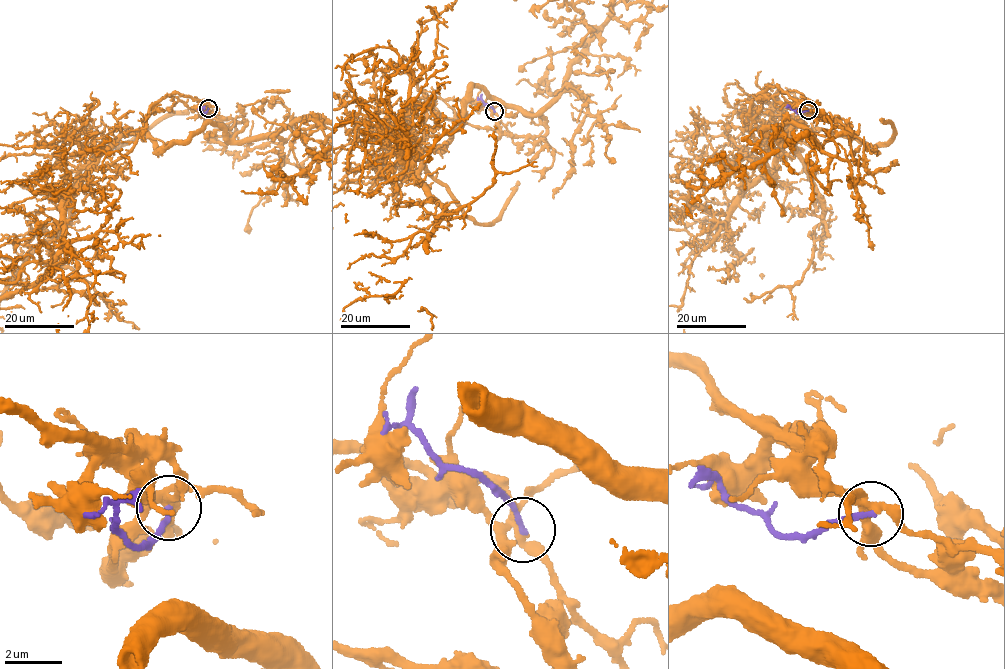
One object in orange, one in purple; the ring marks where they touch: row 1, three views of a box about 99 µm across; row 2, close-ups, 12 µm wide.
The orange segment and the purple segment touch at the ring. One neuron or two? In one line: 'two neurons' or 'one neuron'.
two neurons

